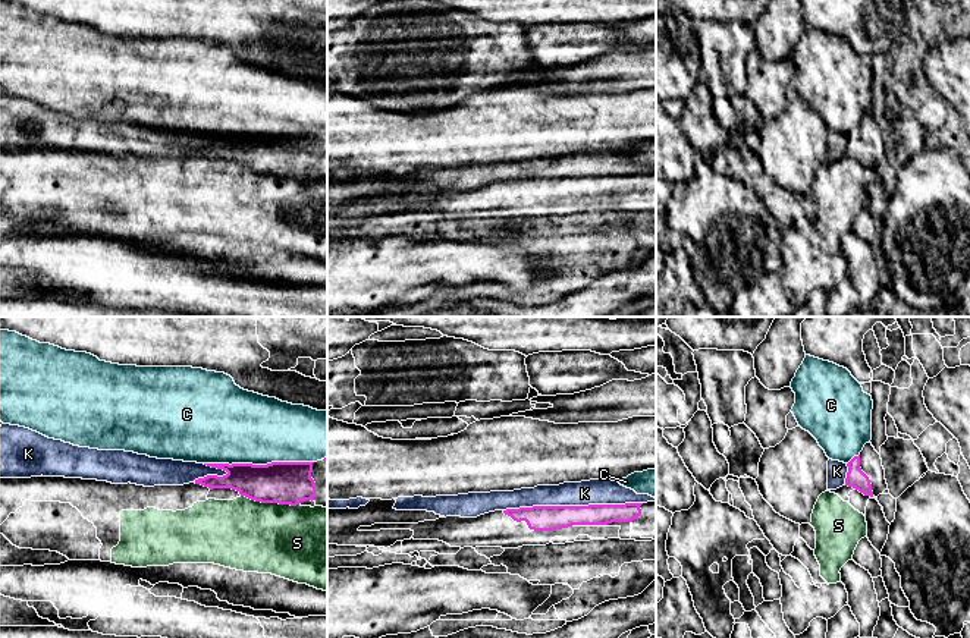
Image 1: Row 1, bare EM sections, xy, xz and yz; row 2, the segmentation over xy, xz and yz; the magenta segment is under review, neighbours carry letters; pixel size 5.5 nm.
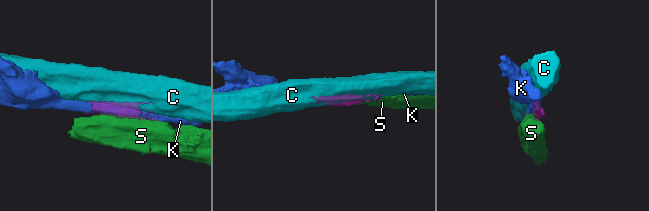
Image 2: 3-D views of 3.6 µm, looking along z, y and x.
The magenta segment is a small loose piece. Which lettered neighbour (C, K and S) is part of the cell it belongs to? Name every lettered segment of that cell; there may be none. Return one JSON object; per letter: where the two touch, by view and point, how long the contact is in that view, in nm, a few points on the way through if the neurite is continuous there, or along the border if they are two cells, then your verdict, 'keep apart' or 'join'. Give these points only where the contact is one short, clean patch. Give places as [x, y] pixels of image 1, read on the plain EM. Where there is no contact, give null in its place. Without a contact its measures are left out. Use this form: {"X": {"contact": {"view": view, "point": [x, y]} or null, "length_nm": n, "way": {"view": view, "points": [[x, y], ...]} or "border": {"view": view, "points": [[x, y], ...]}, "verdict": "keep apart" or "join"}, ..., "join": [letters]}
{"C": {"contact": {"view": "xy", "point": [259, 137]}, "length_nm": 600, "verdict": "keep apart"}, "K": {"contact": {"view": "xz", "point": [573, 178]}, "length_nm": 750, "verdict": "keep apart"}, "S": {"contact": {"view": "xy", "point": [270, 173]}, "length_nm": 320, "verdict": "keep apart"}, "join": []}

